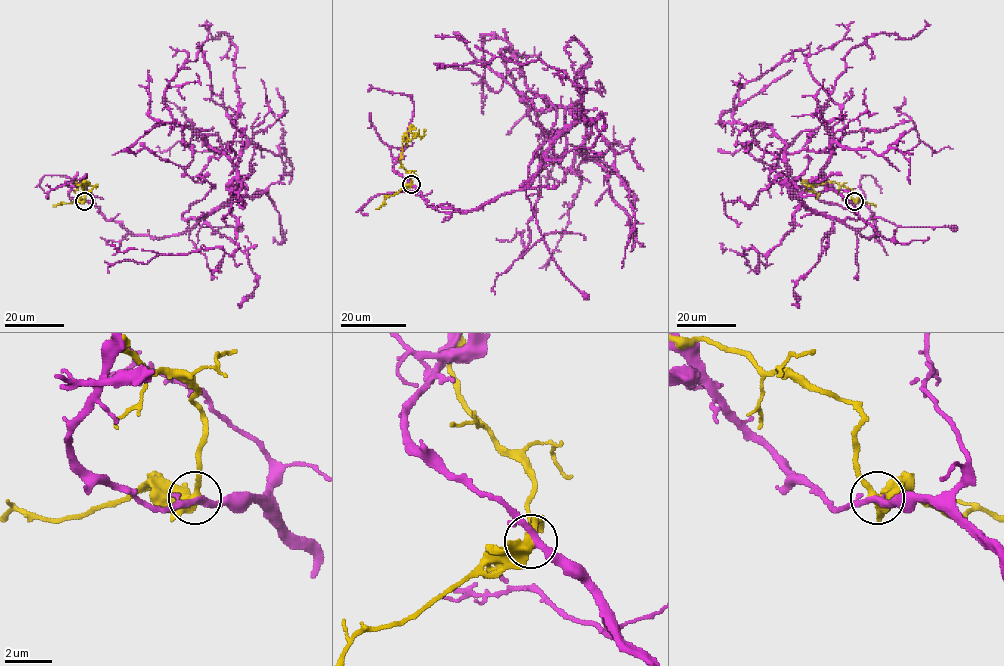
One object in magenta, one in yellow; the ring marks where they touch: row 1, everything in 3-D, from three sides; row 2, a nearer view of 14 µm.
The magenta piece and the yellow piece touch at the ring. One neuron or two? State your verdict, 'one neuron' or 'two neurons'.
two neurons

